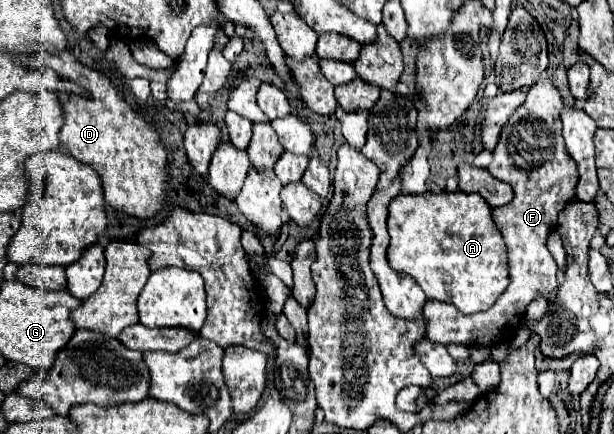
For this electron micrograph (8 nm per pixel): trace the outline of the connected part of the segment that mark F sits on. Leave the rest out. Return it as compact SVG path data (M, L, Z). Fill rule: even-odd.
M541 77L527 93L525 105L521 105L509 123L503 127L501 139L493 151L493 163L489 173L499 181L513 187L515 197L505 207L493 209L493 219L503 233L509 255L509 289L497 299L497 303L481 313L461 315L449 303L429 299L423 307L423 317L427 321L427 337L435 343L457 343L457 345L481 345L495 347L509 343L523 317L525 307L537 297L553 297L557 289L557 263L547 249L547 237L557 227L557 215L567 203L575 199L577 185L577 165L569 161L565 153L565 143L561 137L561 109L563 101L551 79Z

